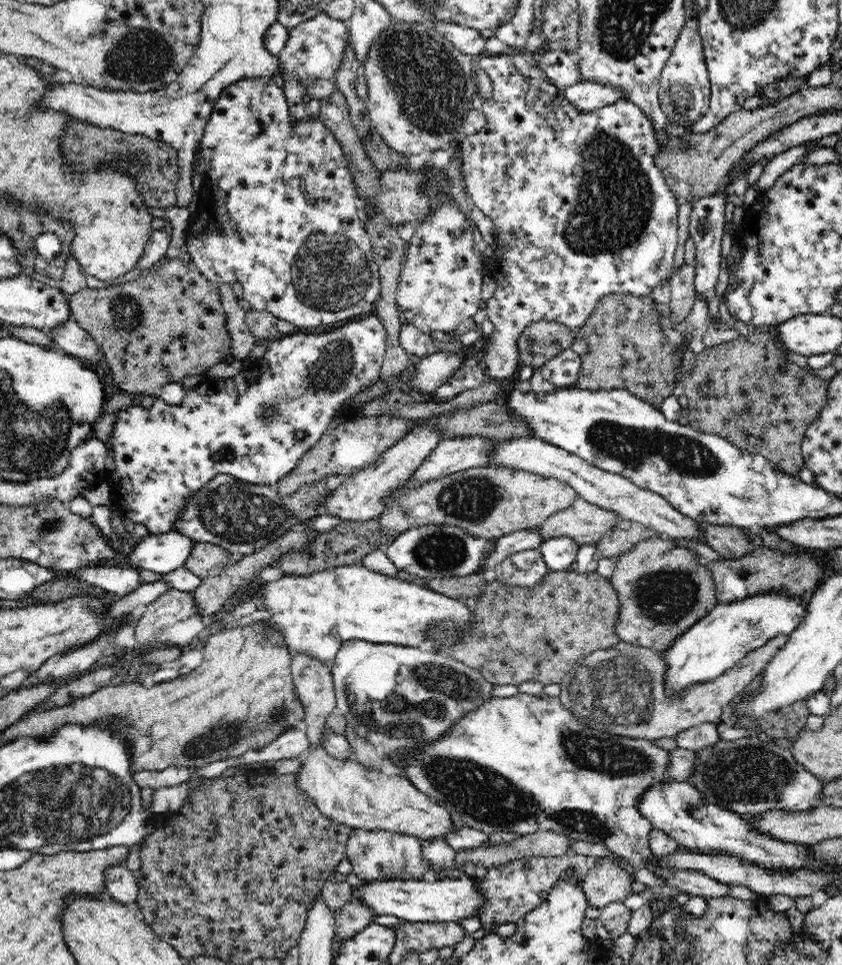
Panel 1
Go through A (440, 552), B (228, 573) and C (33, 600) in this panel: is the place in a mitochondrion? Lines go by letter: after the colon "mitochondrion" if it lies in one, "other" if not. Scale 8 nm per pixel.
A: mitochondrion
B: other
C: other

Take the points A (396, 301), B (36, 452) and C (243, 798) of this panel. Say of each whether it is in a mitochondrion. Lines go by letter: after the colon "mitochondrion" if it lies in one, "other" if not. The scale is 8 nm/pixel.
A: other
B: mitochondrion
C: other

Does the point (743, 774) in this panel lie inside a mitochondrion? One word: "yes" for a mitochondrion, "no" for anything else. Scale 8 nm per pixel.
yes

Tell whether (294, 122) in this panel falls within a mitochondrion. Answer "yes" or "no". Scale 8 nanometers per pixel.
no

